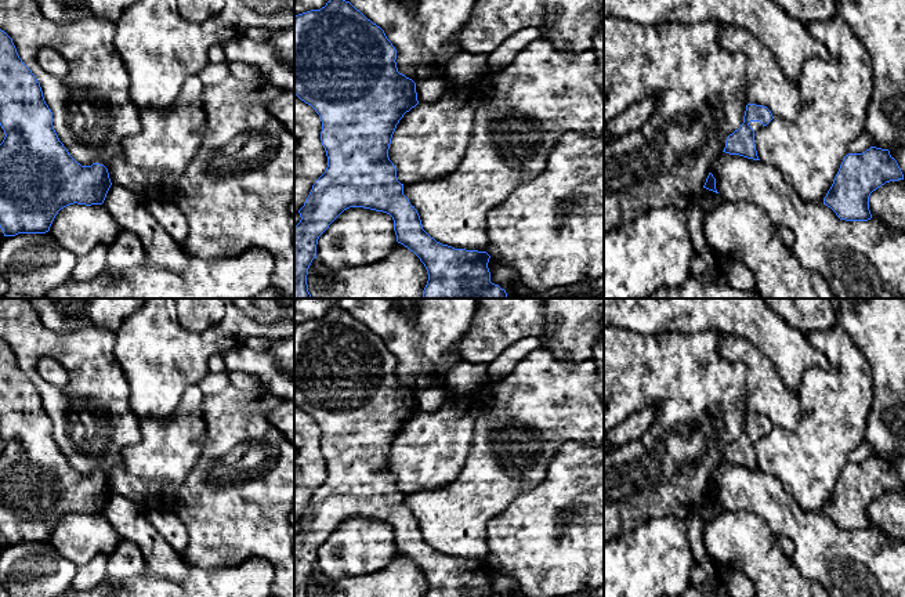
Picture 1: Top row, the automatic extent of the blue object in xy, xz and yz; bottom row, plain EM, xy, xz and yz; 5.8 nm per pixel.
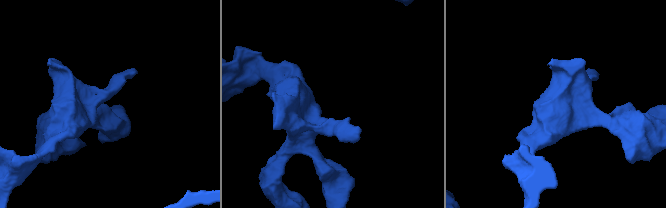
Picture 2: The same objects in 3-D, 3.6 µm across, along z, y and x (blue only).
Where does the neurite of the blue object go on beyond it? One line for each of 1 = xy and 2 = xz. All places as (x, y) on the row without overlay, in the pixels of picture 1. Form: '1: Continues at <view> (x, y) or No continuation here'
1: No continuation here
2: No continuation here

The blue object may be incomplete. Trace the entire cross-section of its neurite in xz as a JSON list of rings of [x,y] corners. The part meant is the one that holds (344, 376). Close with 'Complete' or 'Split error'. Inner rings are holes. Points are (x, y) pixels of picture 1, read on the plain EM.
[[[330,308],[321,319],[311,319],[294,326],[294,404],[311,415],[322,431],[321,451],[326,460],[326,481],[315,491],[298,520],[300,532],[294,536],[294,597],[308,597],[307,585],[319,546],[347,518],[363,517],[387,522],[394,529],[397,551],[413,561],[424,574],[428,590],[426,597],[500,597],[490,591],[486,561],[455,558],[431,547],[421,535],[420,525],[403,504],[403,493],[397,488],[397,478],[388,467],[388,459],[397,434],[417,410],[416,392],[398,381],[397,359],[384,340],[368,329],[350,311]]]. Complete

